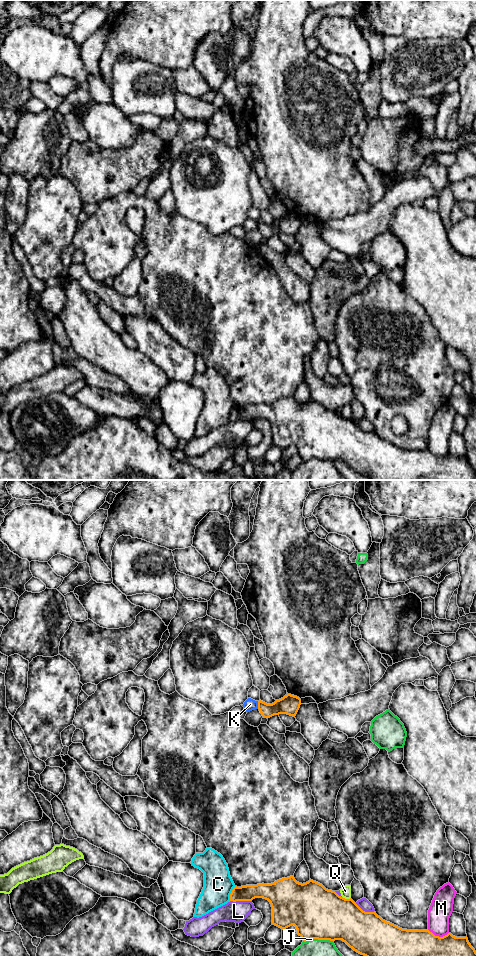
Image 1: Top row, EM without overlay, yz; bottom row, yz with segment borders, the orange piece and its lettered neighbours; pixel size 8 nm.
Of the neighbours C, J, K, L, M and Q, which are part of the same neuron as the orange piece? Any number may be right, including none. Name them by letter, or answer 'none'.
none

